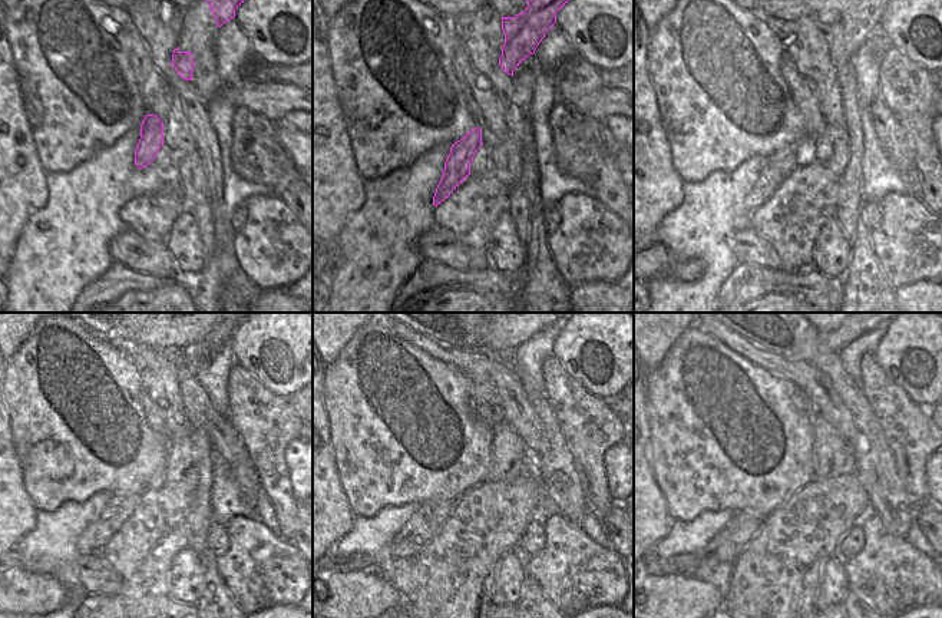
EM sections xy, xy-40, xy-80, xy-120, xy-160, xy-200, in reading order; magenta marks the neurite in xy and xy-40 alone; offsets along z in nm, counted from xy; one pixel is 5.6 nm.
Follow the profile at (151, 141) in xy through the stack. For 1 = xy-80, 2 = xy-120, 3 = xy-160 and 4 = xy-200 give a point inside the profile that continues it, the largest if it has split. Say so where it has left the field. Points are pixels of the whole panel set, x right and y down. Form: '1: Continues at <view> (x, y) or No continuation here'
1: Continues at xy-80 (777, 167)
2: Continues at xy-120 (96, 536)
3: Continues at xy-160 (425, 524)
4: Continues at xy-200 (731, 541)

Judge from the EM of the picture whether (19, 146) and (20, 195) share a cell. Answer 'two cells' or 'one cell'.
one cell

